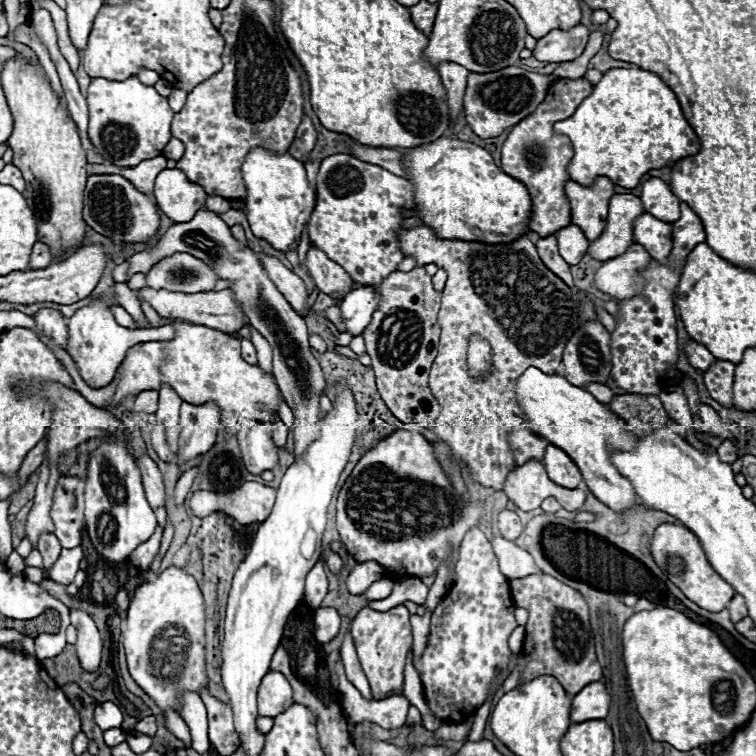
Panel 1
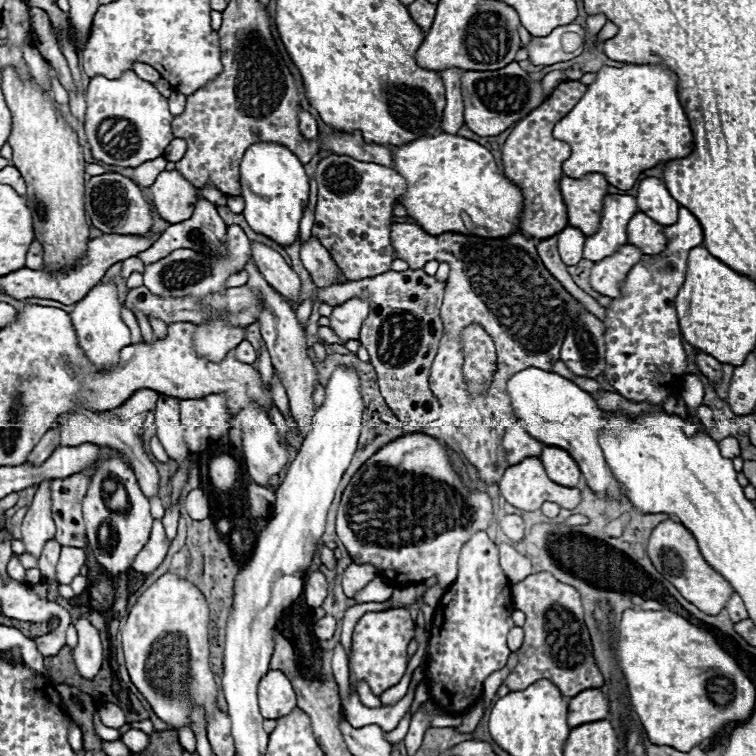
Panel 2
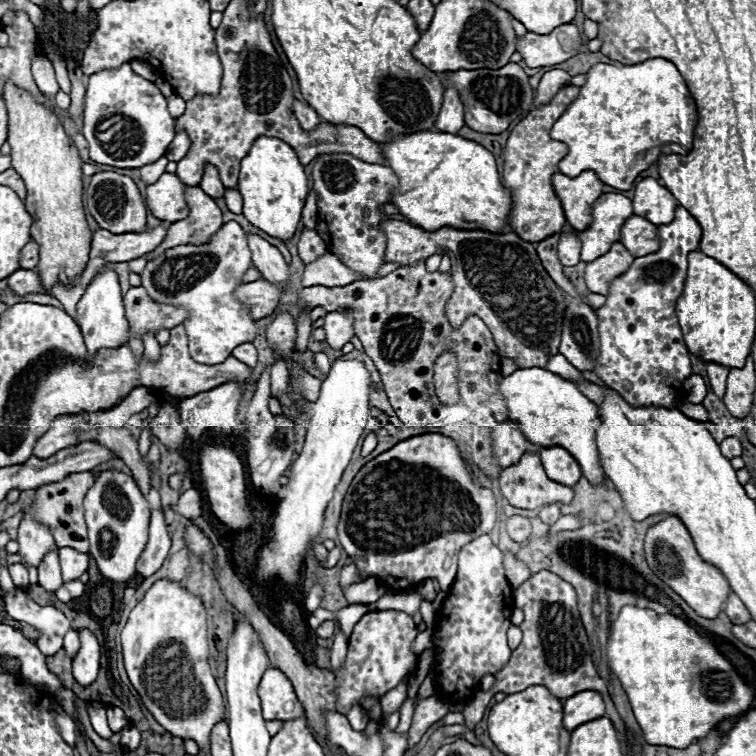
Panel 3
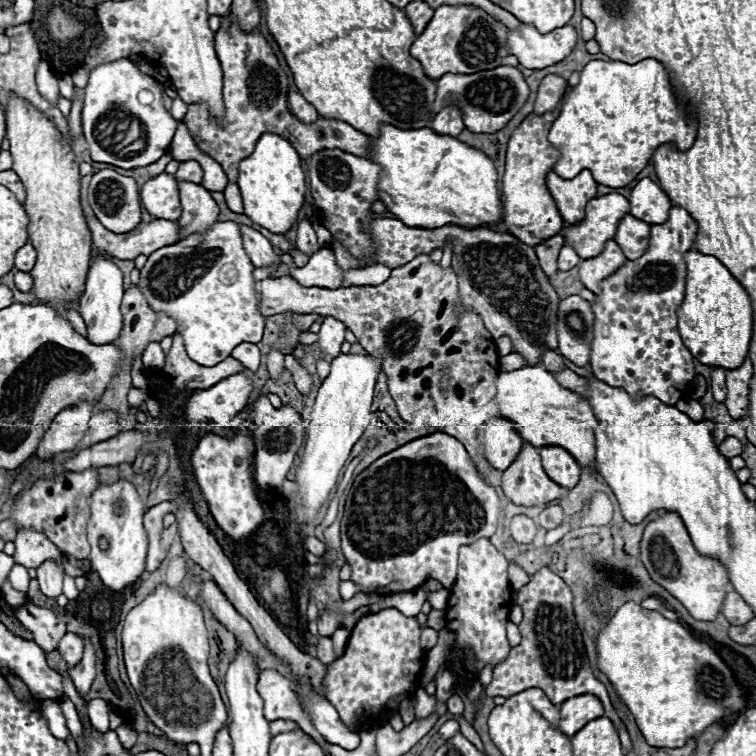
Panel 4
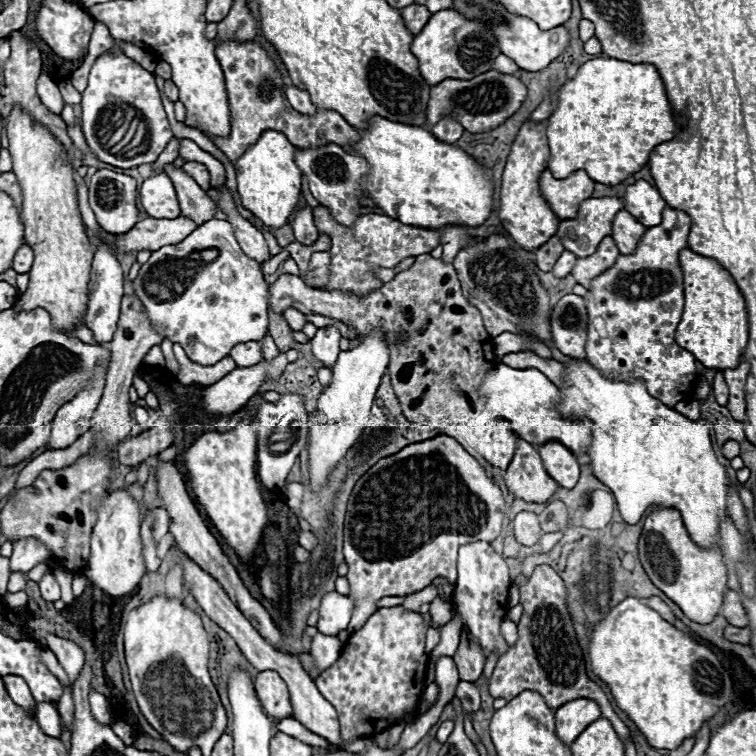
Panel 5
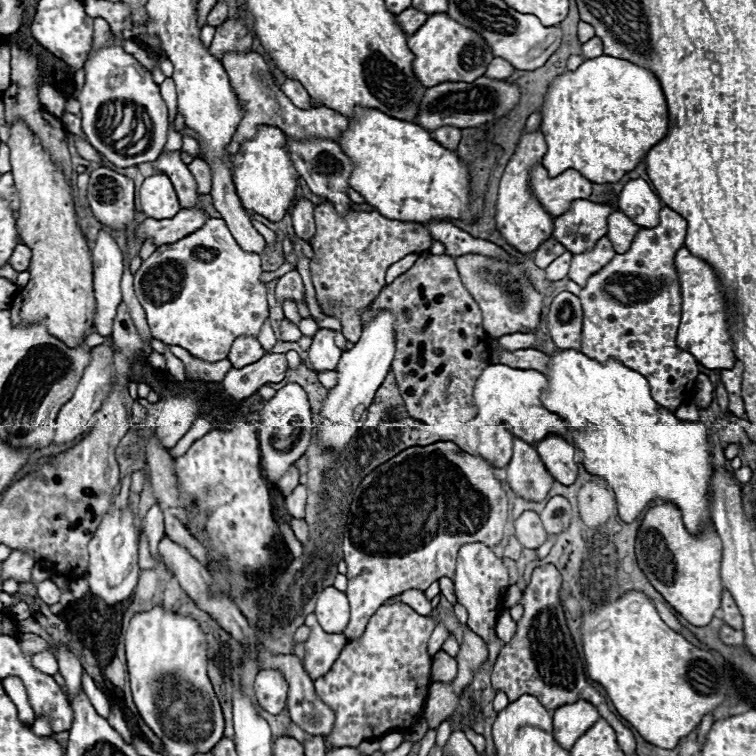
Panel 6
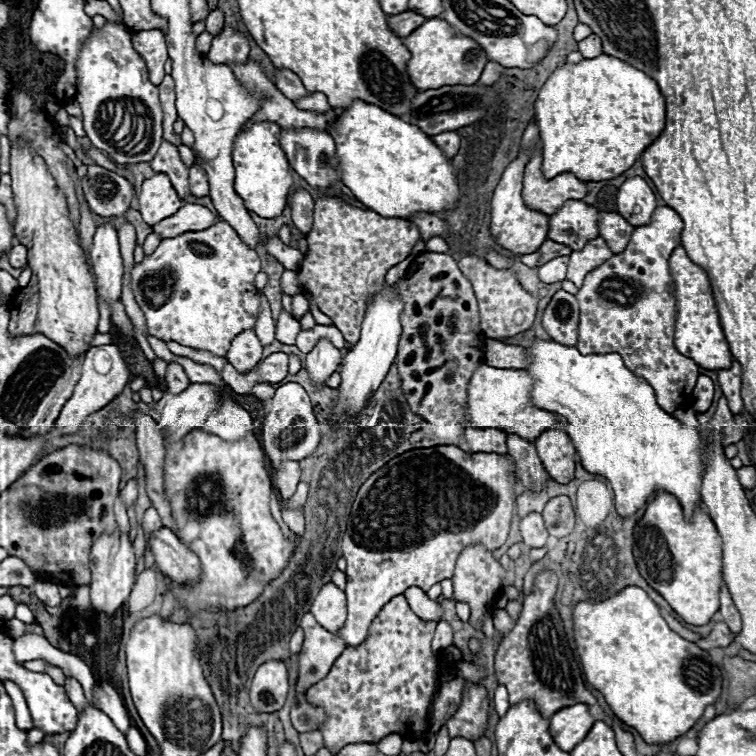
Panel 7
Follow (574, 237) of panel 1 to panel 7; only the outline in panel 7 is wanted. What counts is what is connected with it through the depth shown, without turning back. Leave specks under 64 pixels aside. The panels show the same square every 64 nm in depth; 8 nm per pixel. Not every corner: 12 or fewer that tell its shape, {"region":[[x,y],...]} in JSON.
{"region":[[568,256],[548,260],[538,268],[544,284],[562,282],[566,278]]}

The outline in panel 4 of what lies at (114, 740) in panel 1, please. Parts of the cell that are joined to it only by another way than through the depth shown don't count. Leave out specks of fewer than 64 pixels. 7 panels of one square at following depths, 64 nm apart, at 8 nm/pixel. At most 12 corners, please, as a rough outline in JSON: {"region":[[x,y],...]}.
{"region":[[88,700],[88,718],[96,730],[108,730],[108,702]]}

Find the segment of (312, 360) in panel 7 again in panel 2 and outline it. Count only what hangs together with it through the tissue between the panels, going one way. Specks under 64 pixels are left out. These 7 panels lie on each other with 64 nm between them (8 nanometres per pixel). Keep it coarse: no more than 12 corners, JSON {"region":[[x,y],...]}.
{"region":[[360,298],[334,308],[330,330],[342,340],[358,340],[368,316]]}

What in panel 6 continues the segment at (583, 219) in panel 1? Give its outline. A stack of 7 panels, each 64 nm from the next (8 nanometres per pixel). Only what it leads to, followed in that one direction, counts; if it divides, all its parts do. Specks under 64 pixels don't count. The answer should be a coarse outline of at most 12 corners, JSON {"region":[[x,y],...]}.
{"region":[[542,164],[530,168],[530,194],[550,216],[588,198],[592,182],[576,170],[548,178]]}

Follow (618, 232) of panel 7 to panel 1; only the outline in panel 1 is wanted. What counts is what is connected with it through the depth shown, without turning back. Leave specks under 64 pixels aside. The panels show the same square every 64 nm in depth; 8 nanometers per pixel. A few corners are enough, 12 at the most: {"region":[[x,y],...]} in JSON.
{"region":[[644,212],[634,242],[658,262],[672,250],[672,224]]}

